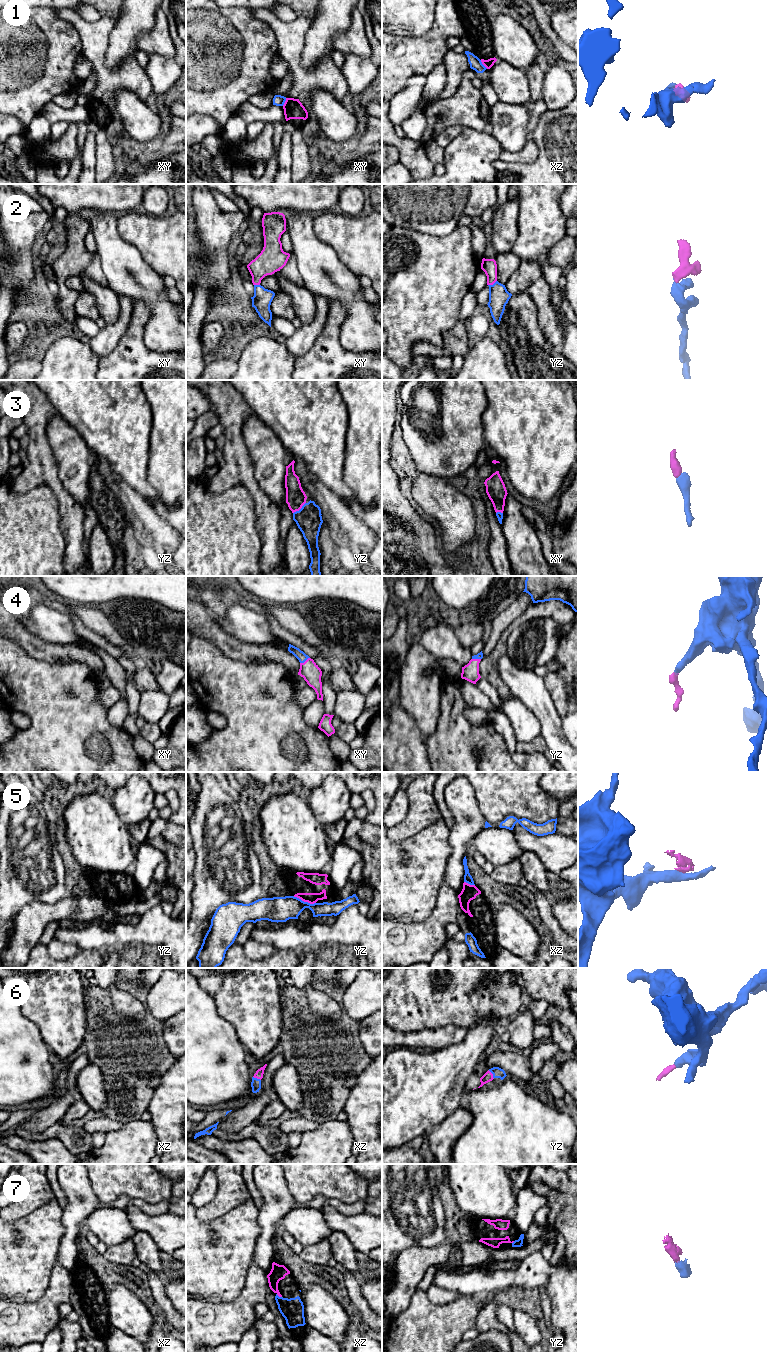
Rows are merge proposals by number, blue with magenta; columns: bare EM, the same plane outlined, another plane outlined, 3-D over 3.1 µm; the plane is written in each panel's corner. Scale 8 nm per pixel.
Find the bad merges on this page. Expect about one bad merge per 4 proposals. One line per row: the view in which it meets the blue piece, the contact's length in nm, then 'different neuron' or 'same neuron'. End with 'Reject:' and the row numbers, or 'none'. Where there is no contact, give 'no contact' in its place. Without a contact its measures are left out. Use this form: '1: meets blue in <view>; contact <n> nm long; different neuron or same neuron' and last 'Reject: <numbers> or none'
1: meets blue in xz; contact 90 nm long; different neuron
2: meets blue in yz; contact 80 nm long; same neuron
3: meets blue in yz; contact 140 nm long; same neuron
4: meets blue in xy; contact 90 nm long; same neuron
5: meets blue in yz; contact 190 nm long; different neuron
6: meets blue in yz; contact 80 nm long; same neuron
7: meets blue in xz; contact 50 nm long; same neuron
Reject: 1, 5

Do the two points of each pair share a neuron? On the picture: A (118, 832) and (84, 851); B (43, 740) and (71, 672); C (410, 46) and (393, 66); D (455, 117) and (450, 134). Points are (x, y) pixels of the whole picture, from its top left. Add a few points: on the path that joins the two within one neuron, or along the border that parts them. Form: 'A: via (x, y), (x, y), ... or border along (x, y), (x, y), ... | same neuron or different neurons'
A: via (110, 837), (92, 845) | same neuron
B: via (59, 723), (62, 689) | same neuron
C: via (405, 51), (395, 61) | same neuron
D: border along (462, 126), (446, 127), (435, 140) | different neurons

